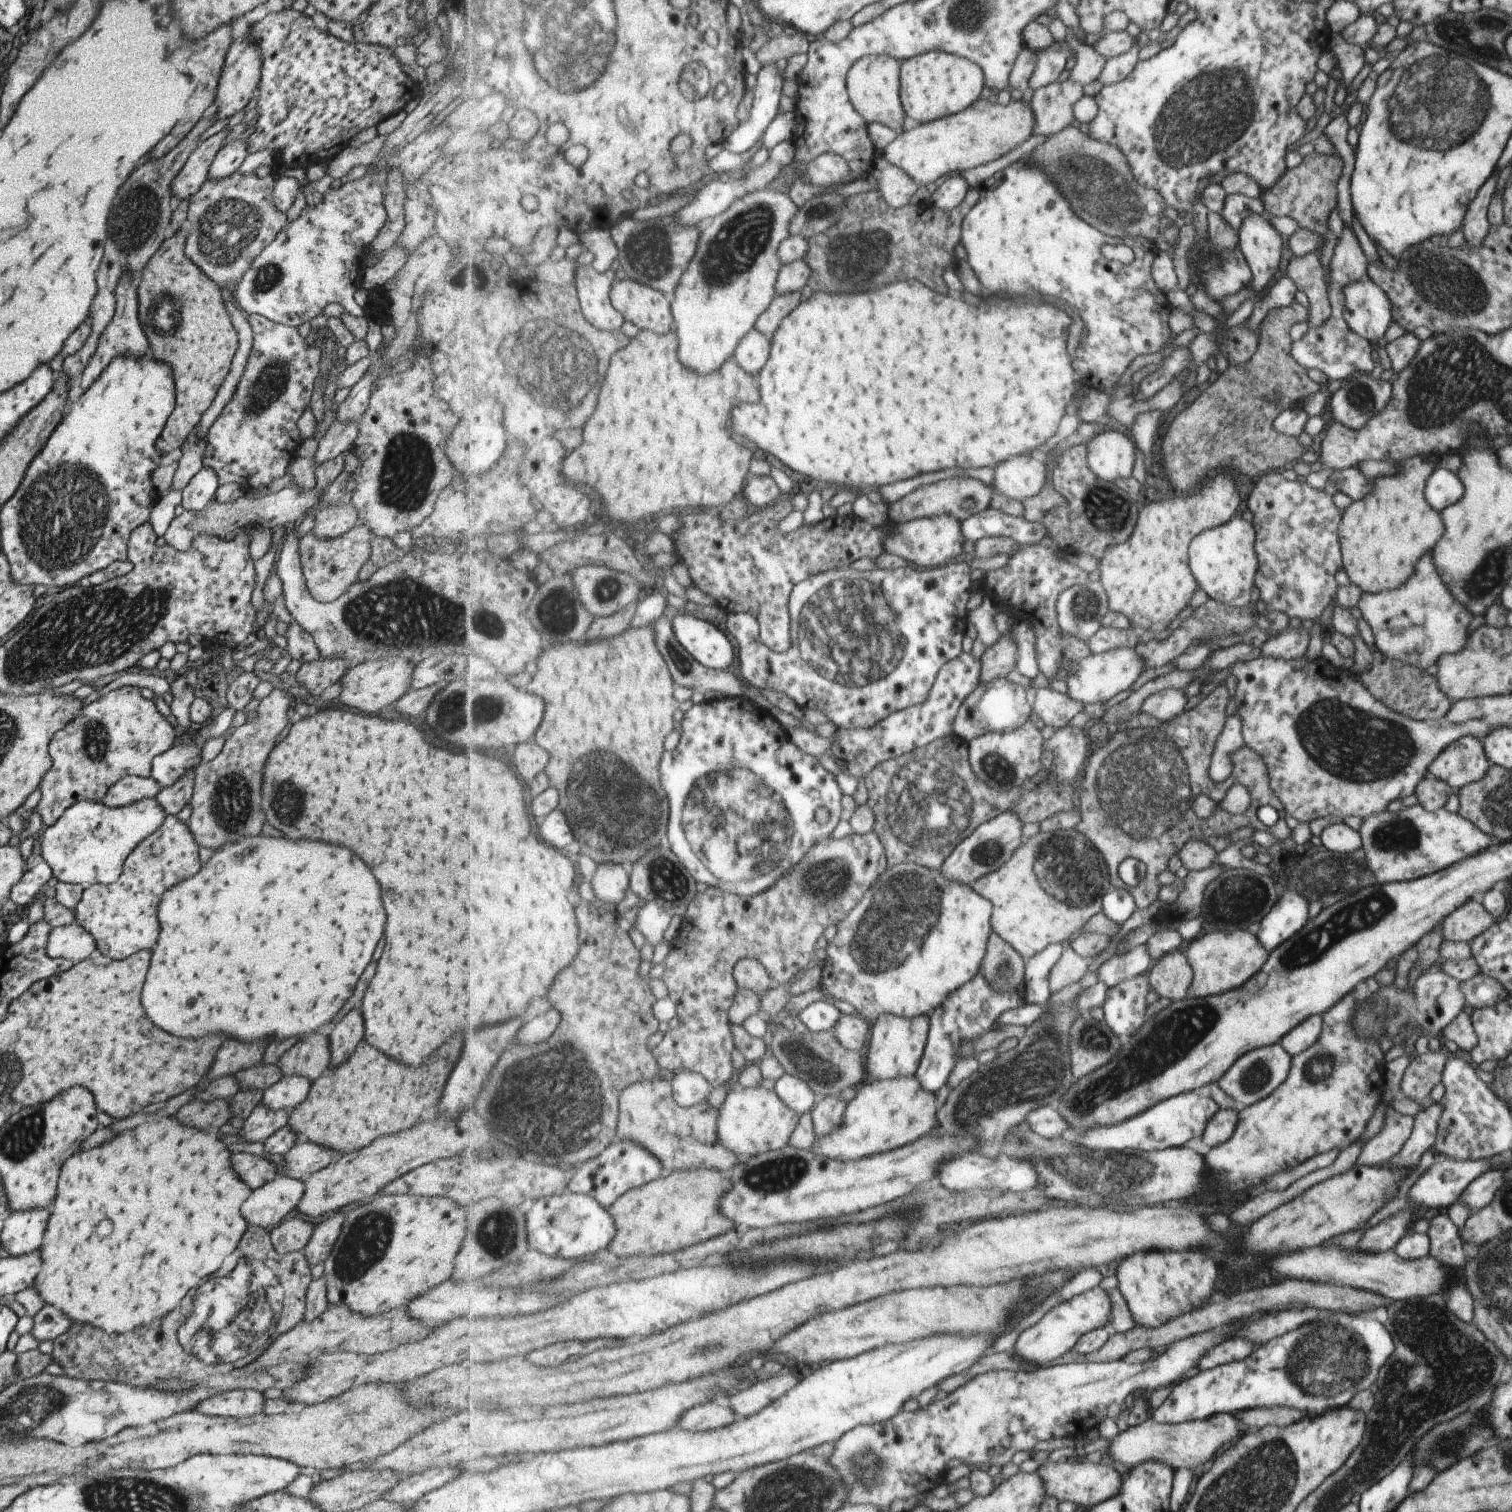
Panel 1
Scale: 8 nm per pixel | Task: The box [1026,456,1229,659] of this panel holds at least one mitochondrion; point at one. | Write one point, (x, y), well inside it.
(1108, 512)

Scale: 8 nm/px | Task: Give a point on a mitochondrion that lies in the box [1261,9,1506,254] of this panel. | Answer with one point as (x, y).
(1422, 105)

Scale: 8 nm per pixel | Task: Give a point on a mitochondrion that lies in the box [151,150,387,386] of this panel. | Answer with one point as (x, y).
(228, 228)

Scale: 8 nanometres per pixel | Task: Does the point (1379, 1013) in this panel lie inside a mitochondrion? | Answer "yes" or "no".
yes

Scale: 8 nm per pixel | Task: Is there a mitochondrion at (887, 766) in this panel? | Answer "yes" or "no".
yes

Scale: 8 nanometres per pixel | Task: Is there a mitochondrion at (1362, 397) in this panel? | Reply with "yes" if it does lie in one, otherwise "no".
yes

